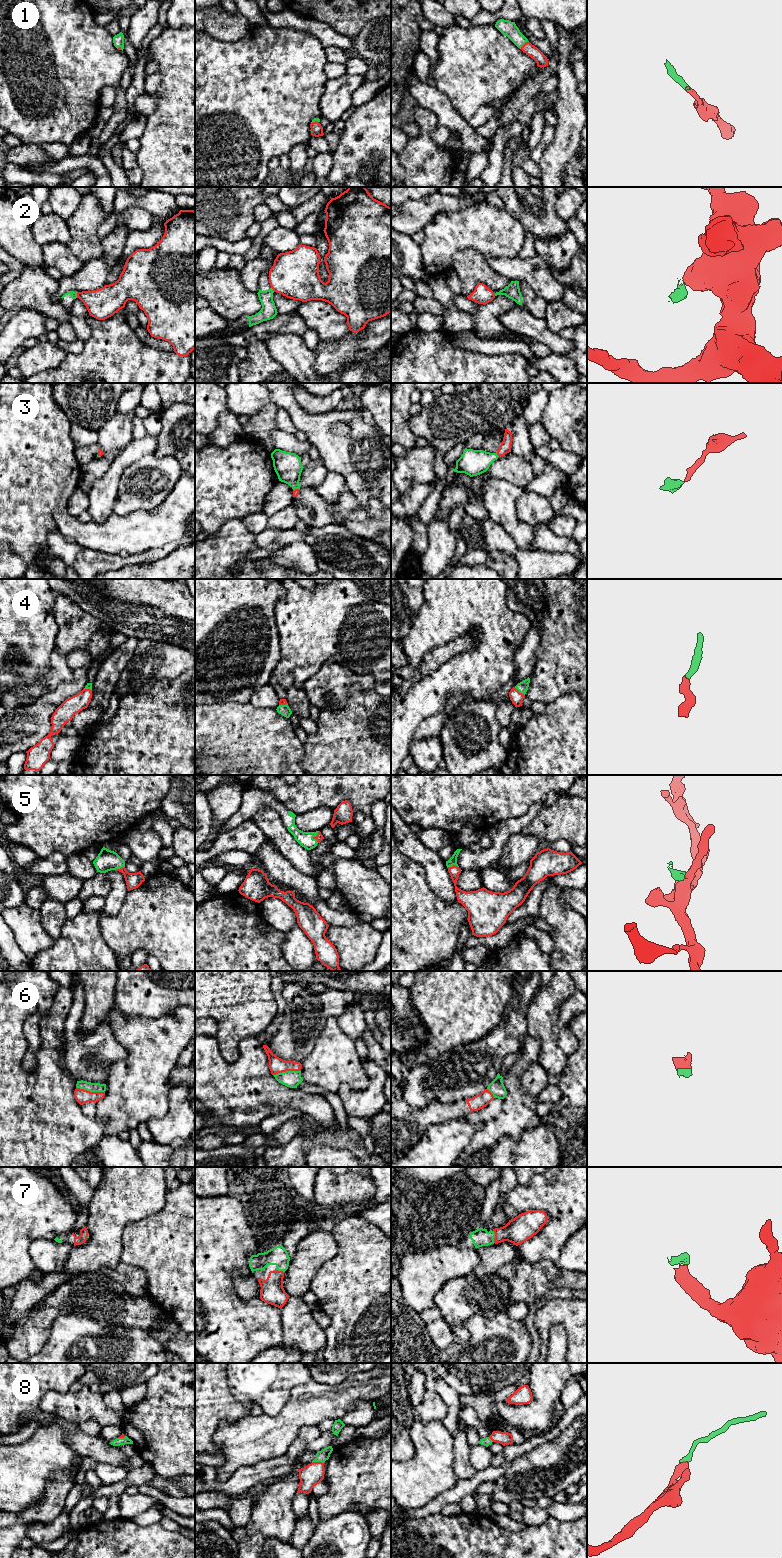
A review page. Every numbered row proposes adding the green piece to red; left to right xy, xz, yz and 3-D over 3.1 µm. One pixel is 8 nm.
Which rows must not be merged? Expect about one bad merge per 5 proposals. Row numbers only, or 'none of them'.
2

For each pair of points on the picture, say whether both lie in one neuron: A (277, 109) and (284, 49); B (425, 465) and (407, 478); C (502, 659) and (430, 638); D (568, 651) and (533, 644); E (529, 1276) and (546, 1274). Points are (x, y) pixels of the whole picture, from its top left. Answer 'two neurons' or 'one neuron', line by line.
A: one neuron
B: one neuron
C: one neuron
D: two neurons
E: one neuron

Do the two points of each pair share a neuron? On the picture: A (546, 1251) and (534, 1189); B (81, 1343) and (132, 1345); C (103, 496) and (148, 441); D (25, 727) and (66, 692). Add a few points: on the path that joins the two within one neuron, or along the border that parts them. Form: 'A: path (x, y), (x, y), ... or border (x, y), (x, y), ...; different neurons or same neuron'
A: path (552, 1236), (561, 1225), (561, 1217), (549, 1204); same neuron
B: path (94, 1345), (119, 1345); same neuron
C: path (109, 481), (116, 469), (133, 452); same neuron
D: path (35, 717), (56, 698); same neuron

